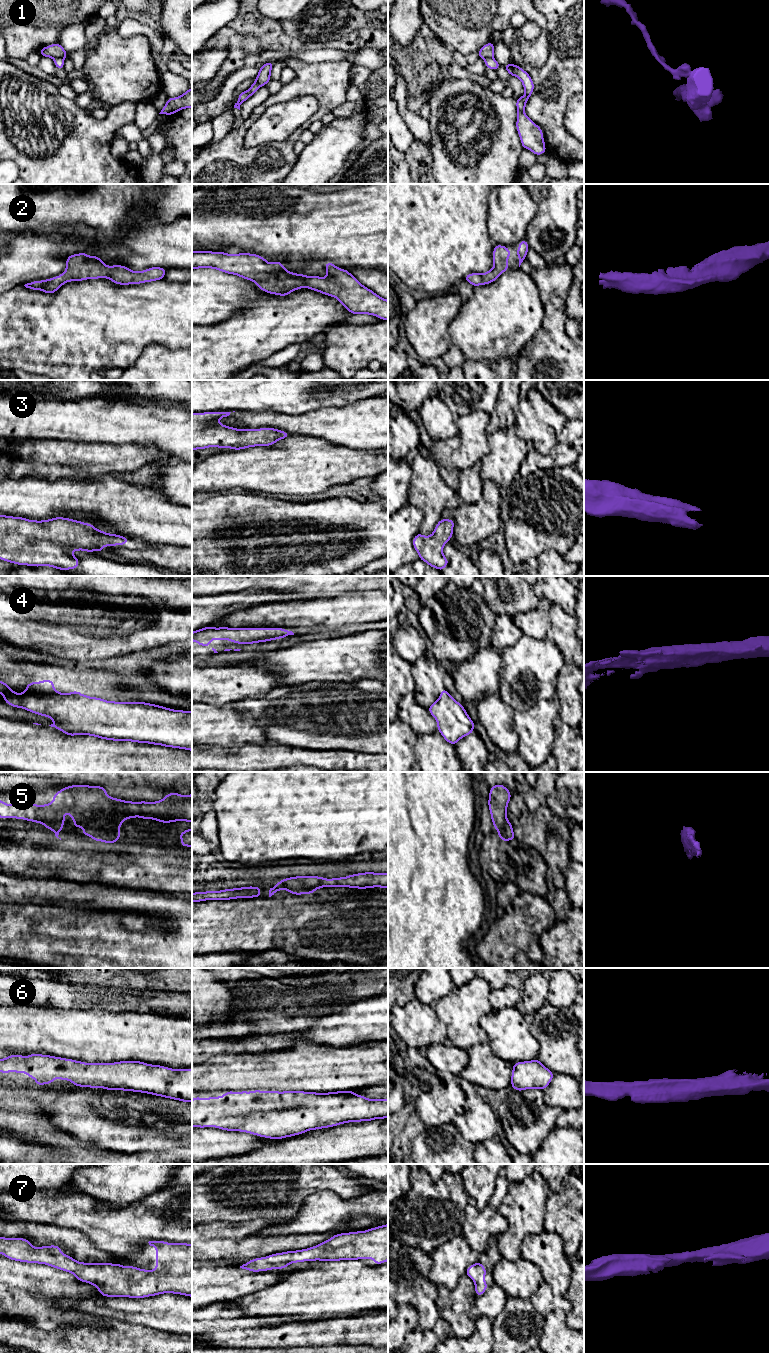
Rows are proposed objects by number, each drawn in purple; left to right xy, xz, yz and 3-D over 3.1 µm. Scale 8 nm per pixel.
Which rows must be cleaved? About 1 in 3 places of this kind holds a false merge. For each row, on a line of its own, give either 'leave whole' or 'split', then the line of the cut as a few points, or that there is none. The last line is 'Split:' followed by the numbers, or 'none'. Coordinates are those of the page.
1: split; cut xz (257, 84), (254, 84), (248, 90), (247, 97)
2: leave whole; cut none
3: leave whole; cut none
4: leave whole; cut none
5: leave whole; cut none
6: leave whole; cut none
7: leave whole; cut none
Split: 1

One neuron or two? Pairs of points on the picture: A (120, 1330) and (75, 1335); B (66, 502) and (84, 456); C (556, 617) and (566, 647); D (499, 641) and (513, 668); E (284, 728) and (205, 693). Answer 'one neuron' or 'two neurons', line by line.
A: one neuron
B: two neurons
C: one neuron
D: two neurons
E: two neurons

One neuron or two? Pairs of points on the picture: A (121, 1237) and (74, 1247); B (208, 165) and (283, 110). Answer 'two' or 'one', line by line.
A: two
B: two

